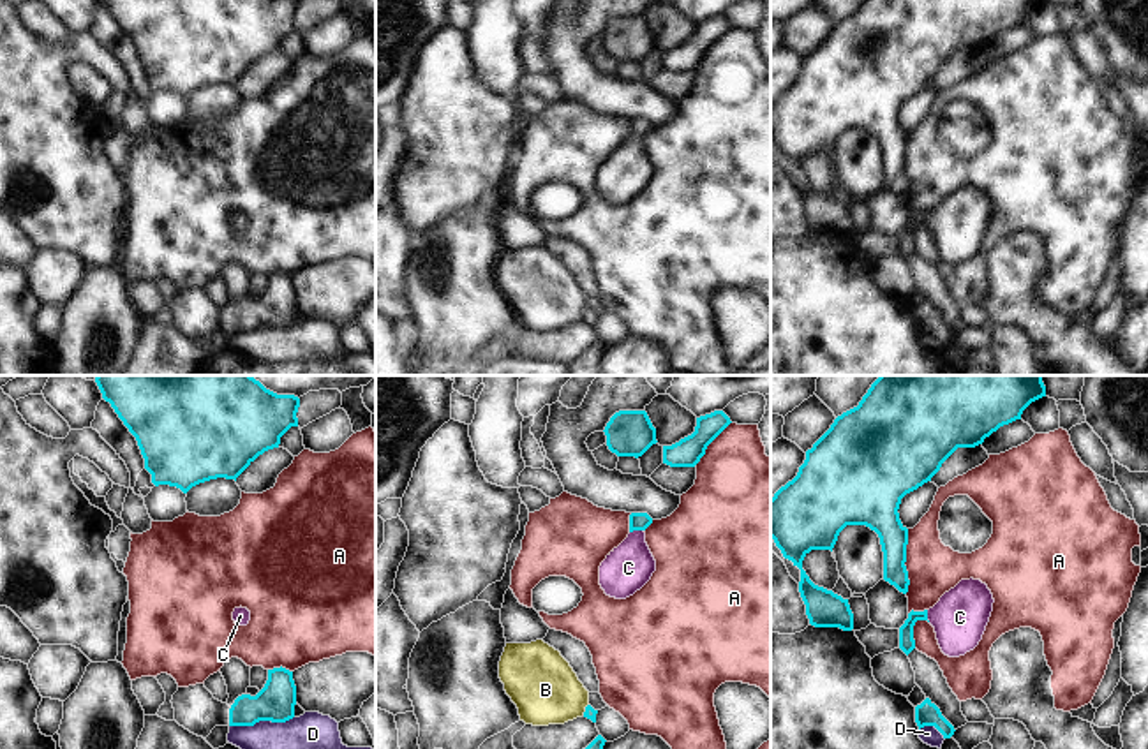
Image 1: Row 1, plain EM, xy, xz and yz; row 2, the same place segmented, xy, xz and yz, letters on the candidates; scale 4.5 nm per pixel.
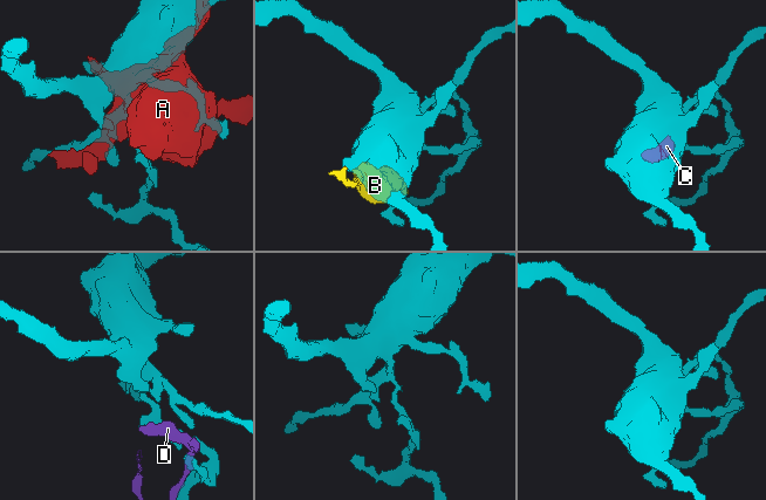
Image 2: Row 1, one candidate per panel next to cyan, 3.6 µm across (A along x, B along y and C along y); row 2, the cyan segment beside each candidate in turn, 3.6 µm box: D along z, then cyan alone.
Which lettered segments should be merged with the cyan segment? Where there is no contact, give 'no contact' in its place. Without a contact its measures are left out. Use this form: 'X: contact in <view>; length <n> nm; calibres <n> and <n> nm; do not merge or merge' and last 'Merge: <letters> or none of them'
A: contact in yz; length 300 nm; calibres 160 and 240 nm; do not merge
B: contact in xz; length 60 nm; calibres 50 and 300 nm; do not merge
C: contact in xz; length 70 nm; calibres 80 and 220 nm; merge
D: contact in xy; length 300 nm; calibres 180 and 170 nm; do not merge
Merge: C

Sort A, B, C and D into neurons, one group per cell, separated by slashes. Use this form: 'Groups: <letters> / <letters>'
Groups: A / B D / C

